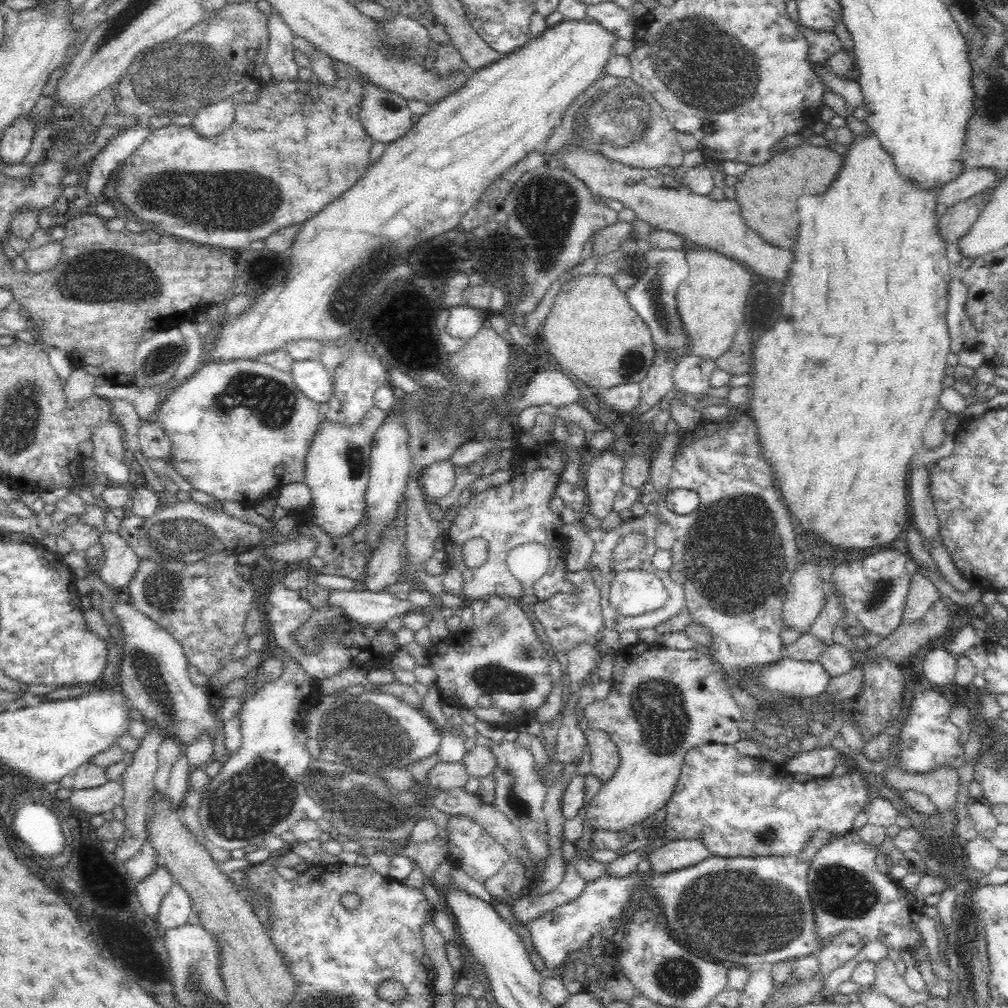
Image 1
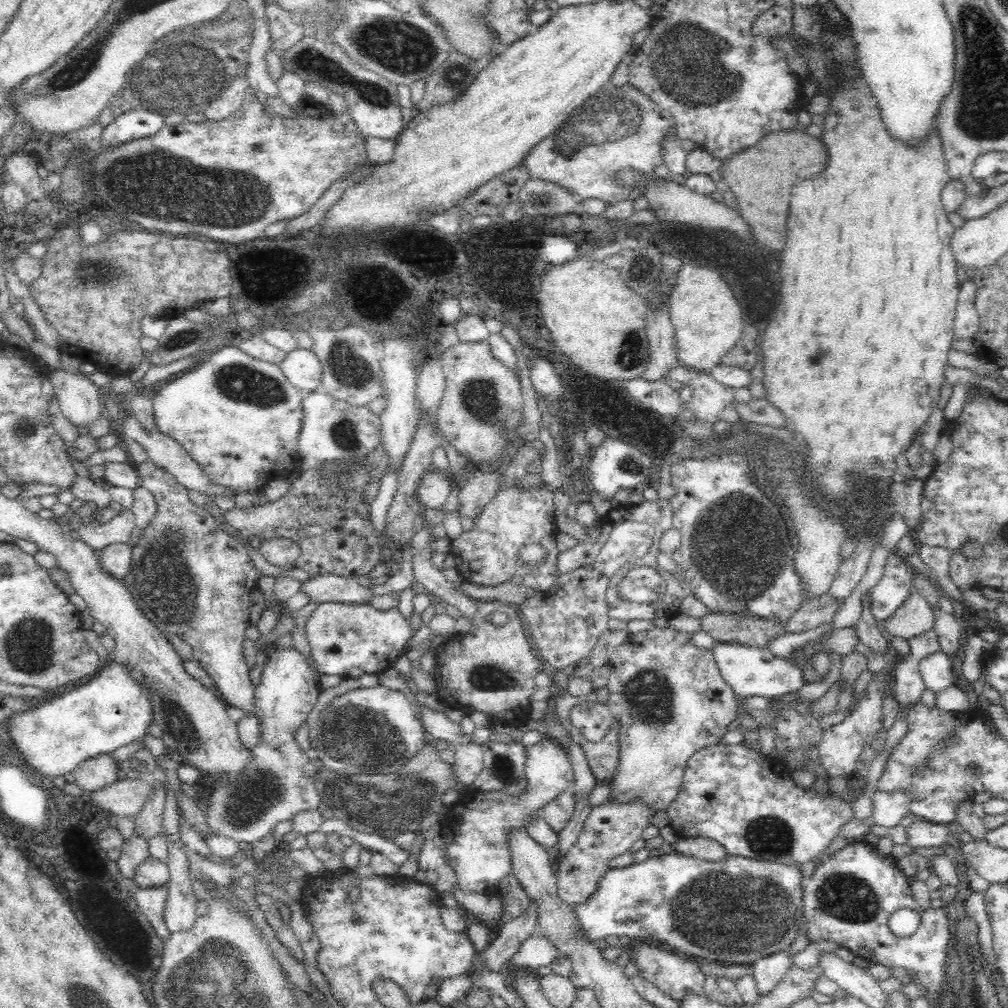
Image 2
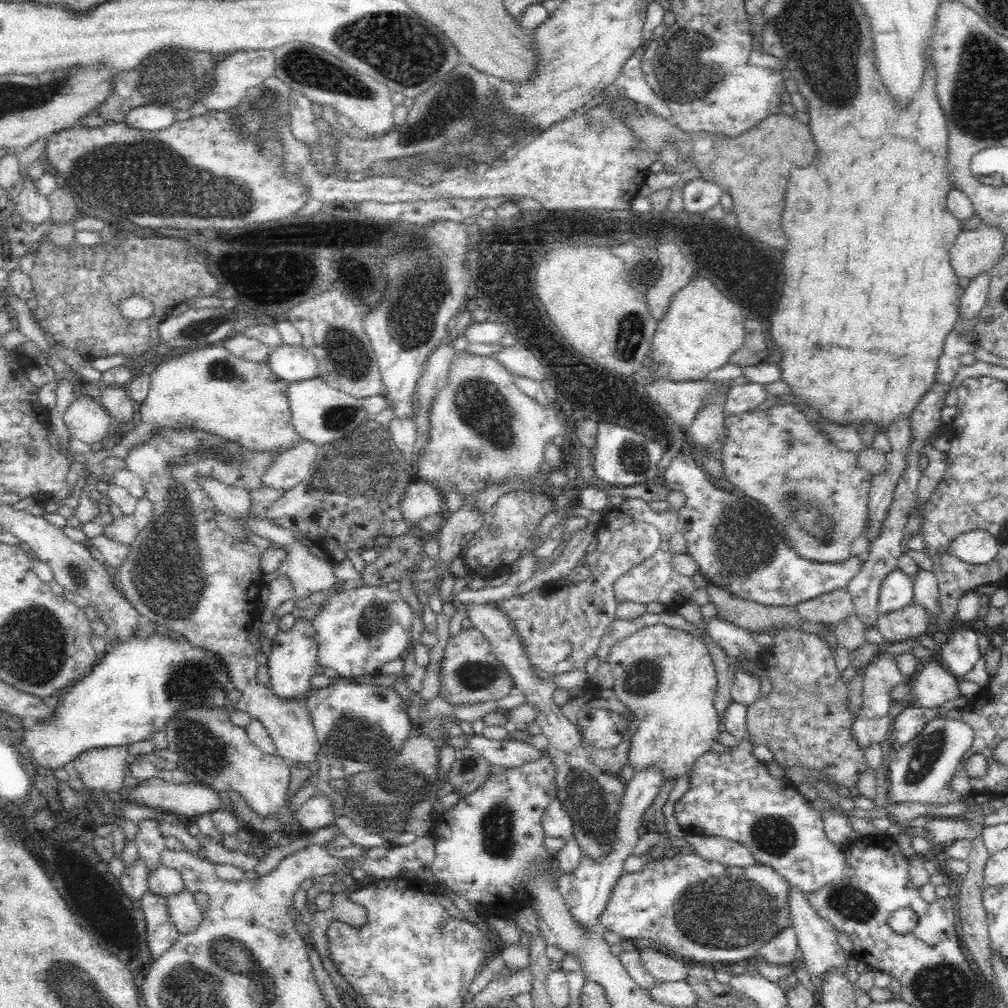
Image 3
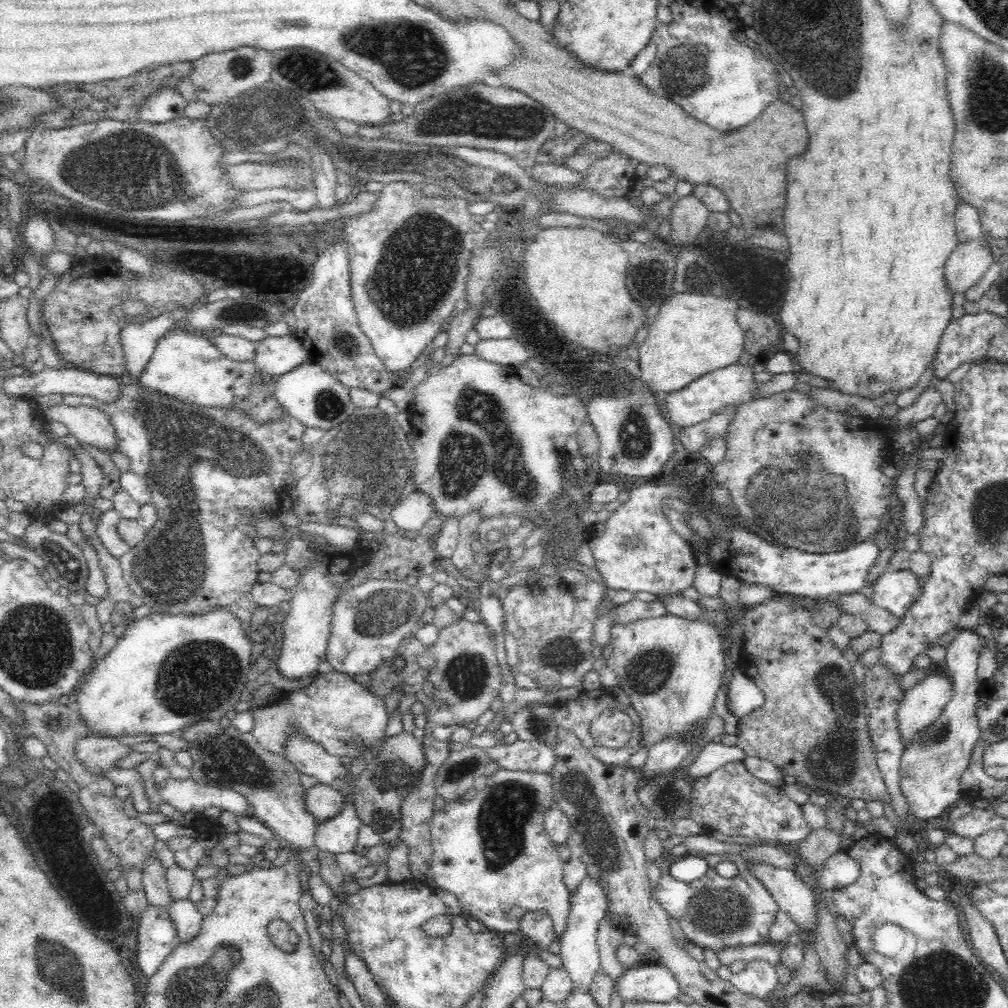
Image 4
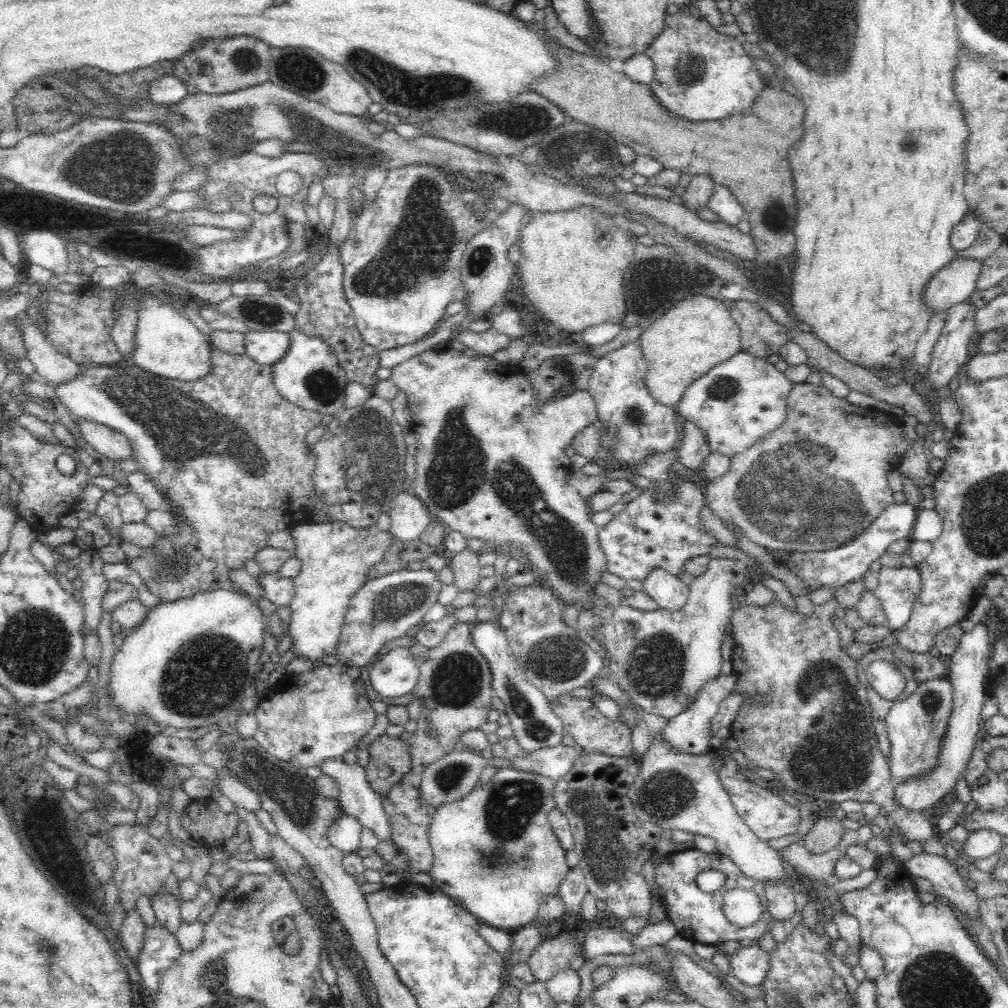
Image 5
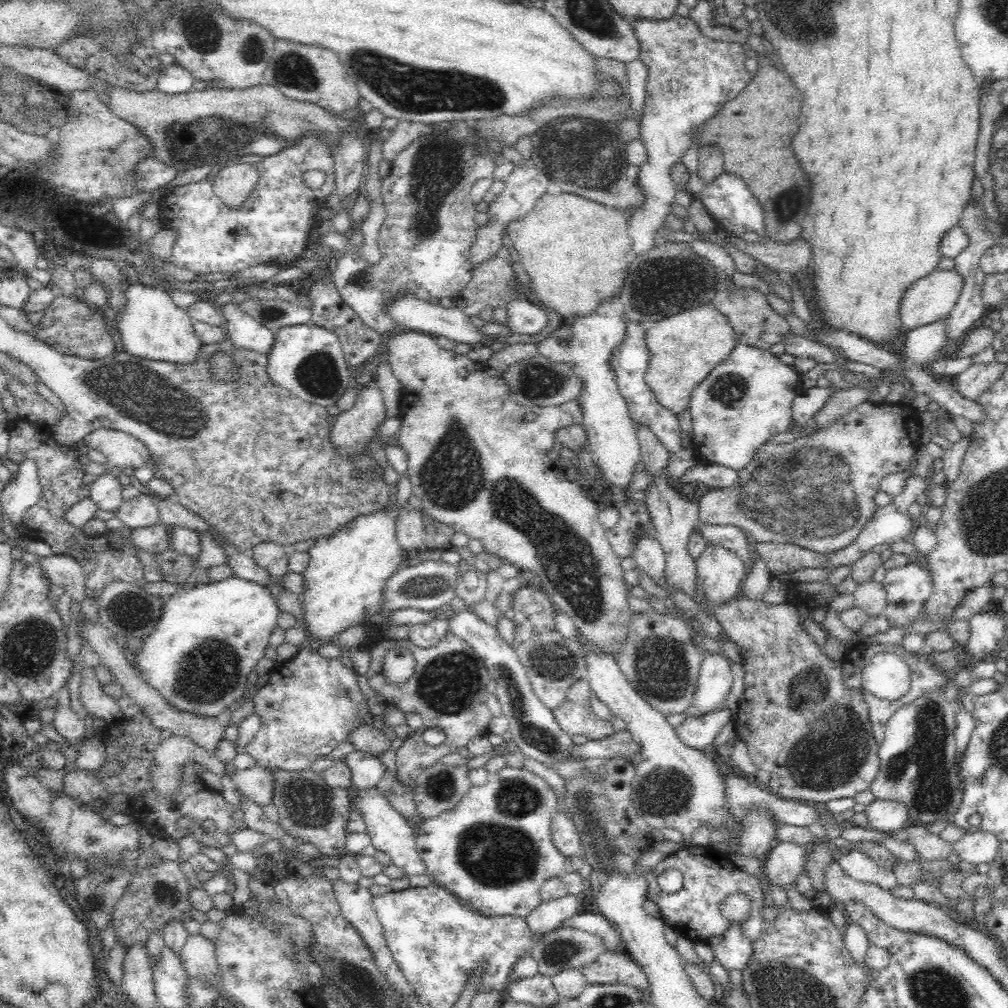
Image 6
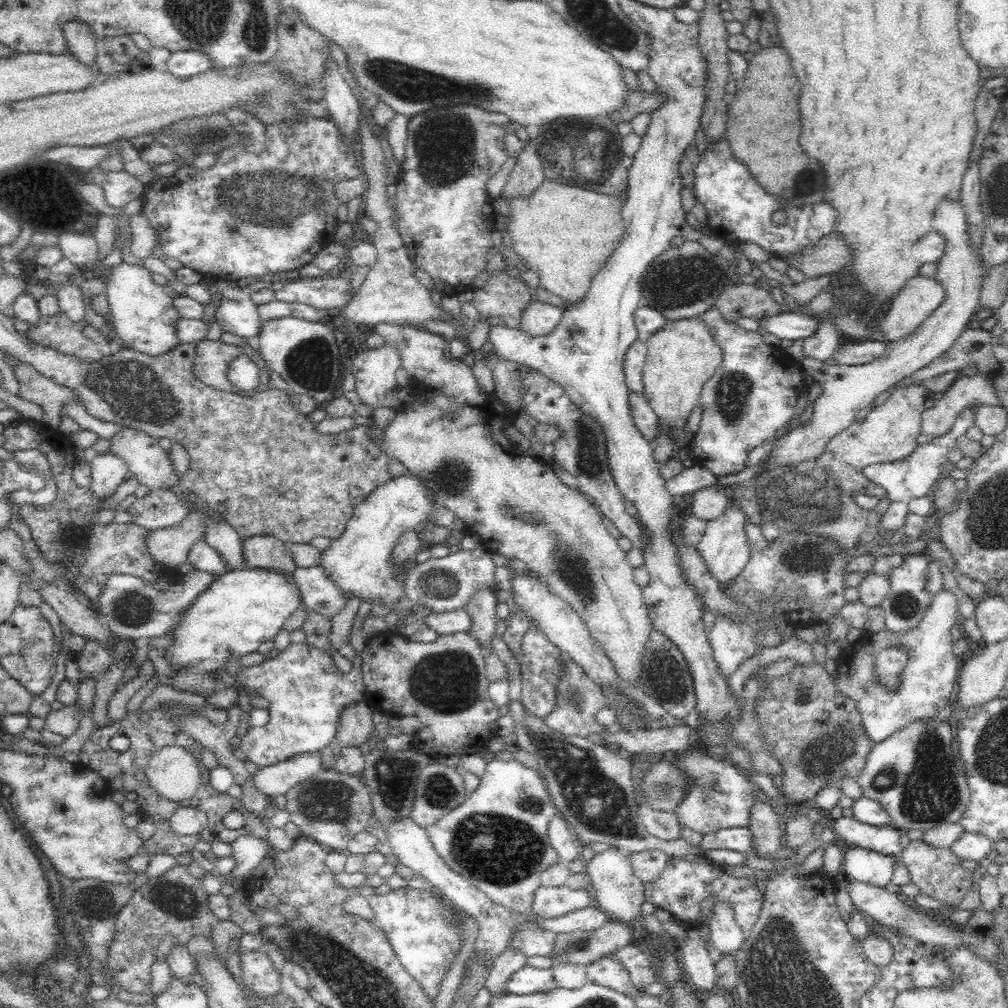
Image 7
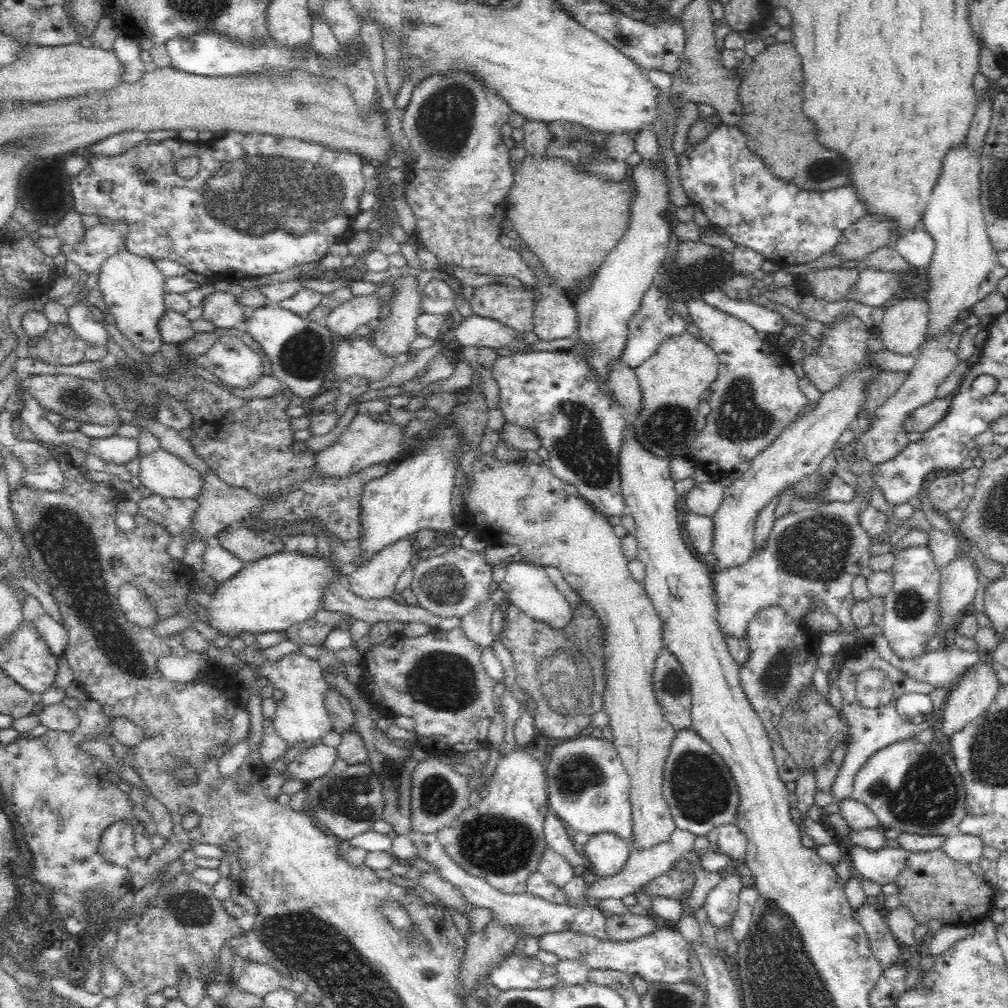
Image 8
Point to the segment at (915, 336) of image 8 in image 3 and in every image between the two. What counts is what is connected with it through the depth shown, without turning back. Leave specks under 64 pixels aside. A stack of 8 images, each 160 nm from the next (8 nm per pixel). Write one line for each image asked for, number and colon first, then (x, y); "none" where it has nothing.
3: (975, 252)
4: (970, 261)
5: (956, 282)
6: (933, 297)
7: (917, 299)

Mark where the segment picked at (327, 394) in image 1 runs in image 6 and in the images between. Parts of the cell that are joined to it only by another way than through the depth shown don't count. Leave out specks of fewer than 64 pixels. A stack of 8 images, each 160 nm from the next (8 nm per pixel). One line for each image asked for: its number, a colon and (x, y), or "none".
2: (301, 367)
3: (290, 363)
4: (276, 354)
5: (265, 347)
6: (245, 332)

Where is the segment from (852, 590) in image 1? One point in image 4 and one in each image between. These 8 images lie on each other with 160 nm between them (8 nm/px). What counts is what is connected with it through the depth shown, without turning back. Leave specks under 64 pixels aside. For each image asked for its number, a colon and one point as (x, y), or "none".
2: (895, 584)
3: (896, 591)
4: (895, 590)

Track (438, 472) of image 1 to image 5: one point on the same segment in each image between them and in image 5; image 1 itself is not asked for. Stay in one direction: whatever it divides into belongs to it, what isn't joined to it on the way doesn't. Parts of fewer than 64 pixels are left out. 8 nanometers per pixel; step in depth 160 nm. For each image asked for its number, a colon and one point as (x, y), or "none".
2: (433, 488)
3: (421, 499)
4: (414, 509)
5: (410, 518)

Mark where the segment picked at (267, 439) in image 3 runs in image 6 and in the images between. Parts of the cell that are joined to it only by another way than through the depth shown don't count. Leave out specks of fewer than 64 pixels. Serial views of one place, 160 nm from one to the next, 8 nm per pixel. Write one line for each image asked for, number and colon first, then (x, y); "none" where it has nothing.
4: (184, 364)
5: (166, 343)
6: (151, 326)

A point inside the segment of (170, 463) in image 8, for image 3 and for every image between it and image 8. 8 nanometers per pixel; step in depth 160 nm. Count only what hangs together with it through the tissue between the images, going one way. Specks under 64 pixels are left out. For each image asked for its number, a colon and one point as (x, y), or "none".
3: (85, 419)
4: (90, 426)
5: (114, 445)
6: (123, 450)
7: (147, 460)

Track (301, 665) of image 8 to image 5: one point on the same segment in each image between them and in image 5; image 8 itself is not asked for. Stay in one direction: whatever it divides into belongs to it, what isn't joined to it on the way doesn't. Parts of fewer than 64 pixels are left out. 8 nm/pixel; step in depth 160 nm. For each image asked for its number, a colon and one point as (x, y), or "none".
5: (303, 719)
6: (310, 704)
7: (307, 693)

